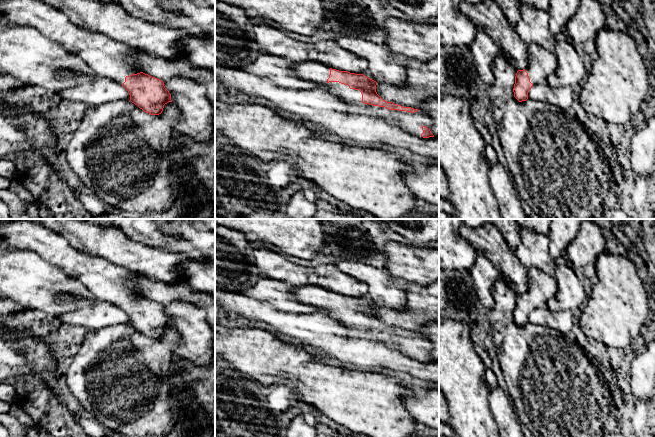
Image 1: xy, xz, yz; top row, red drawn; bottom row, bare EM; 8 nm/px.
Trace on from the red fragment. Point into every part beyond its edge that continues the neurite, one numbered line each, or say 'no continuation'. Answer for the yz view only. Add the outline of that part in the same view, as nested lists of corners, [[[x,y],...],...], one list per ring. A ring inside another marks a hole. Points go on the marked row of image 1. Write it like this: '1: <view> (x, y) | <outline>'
1: yz (541, 63) | [[[537,44],[528,45],[528,66],[525,70],[533,85],[547,82],[548,76],[555,72],[557,66],[553,52]]]

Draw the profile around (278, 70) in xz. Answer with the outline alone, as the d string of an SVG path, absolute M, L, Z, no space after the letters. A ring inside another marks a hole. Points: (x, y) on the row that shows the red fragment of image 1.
M254 54L244 71L268 78L277 86L291 89L312 89L318 87L317 84L309 80L302 79L295 75L292 70L296 64L289 63L280 57L269 54Z

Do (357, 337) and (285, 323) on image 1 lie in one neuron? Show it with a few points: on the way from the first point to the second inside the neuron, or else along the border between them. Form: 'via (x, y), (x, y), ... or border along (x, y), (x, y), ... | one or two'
via (339, 339), (326, 339), (317, 331), (303, 326) | one

